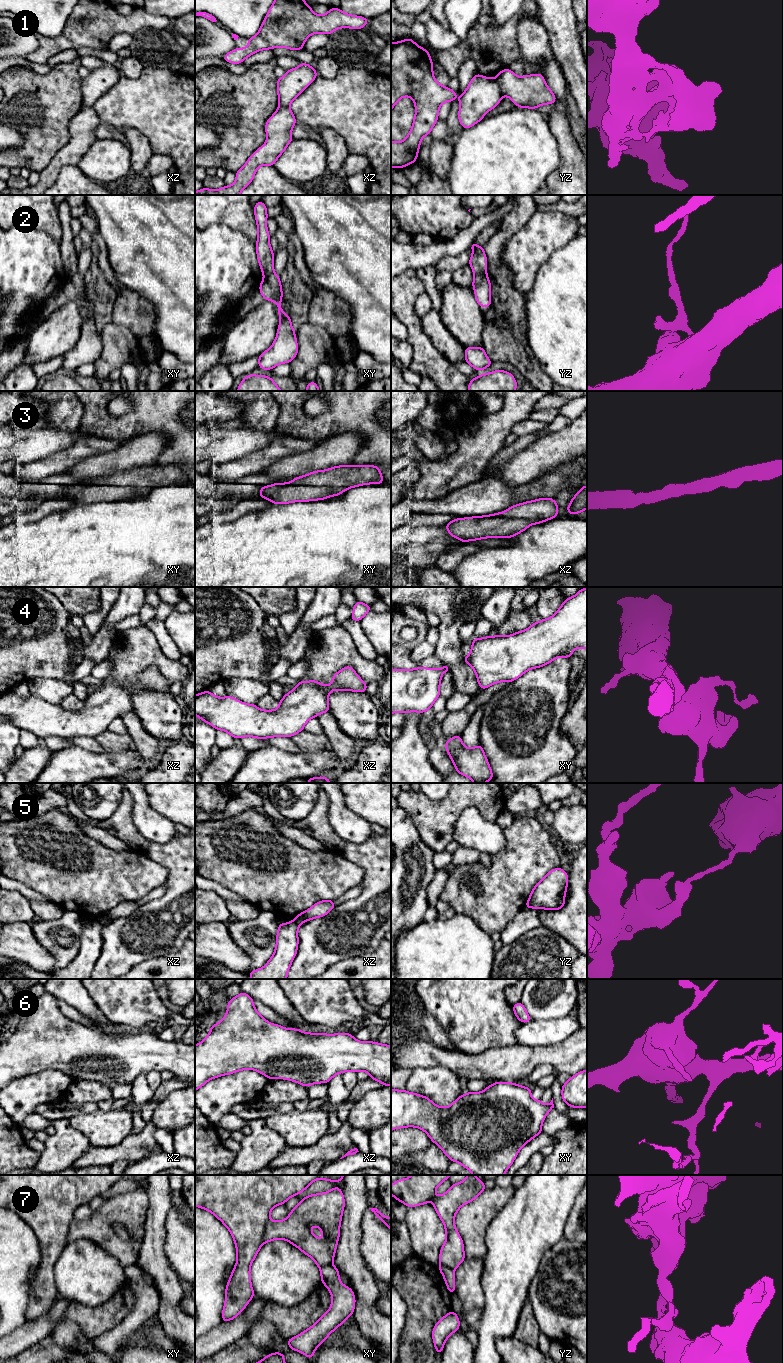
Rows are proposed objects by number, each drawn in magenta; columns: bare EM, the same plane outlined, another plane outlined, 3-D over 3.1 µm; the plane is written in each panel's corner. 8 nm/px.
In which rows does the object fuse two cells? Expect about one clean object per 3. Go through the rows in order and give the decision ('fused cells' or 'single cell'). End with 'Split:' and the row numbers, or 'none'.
1: fused cells
2: fused cells
3: single cell
4: single cell
5: fused cells
6: single cell
7: fused cells
Split: 1, 2, 5, 7

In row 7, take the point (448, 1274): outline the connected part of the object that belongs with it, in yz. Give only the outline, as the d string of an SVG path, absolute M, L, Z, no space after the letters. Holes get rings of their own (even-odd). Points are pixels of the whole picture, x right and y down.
M439 1265L438 1269L440 1270L441 1274L444 1277L444 1281L446 1283L446 1286L448 1288L448 1291L450 1292L450 1294L454 1294L455 1293L455 1276L454 1276L454 1270L443 1266L443 1265Z

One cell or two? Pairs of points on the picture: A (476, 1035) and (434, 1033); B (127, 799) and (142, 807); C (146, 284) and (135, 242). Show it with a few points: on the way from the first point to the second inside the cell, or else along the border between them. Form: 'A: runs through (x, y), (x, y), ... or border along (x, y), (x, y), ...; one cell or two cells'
A: border along (432, 1016), (446, 1032), (455, 1047); two cells
B: border along (130, 793), (132, 797), (131, 818), (135, 825); two cells
C: runs through (146, 274), (133, 259), (133, 252); one cell

